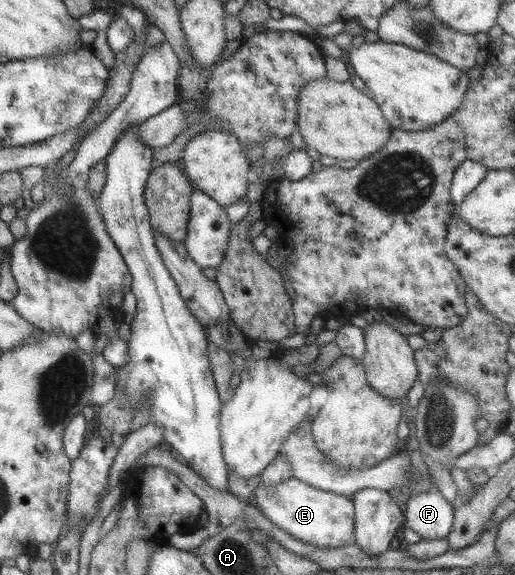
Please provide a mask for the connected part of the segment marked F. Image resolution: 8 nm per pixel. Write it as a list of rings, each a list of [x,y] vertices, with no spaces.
[[[436,488],[412,493],[403,514],[405,527],[422,539],[444,538],[451,532],[454,507]]]

